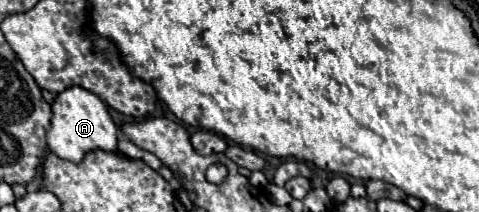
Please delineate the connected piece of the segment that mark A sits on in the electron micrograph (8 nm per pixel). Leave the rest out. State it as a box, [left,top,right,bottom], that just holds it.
[45,86,119,162]

